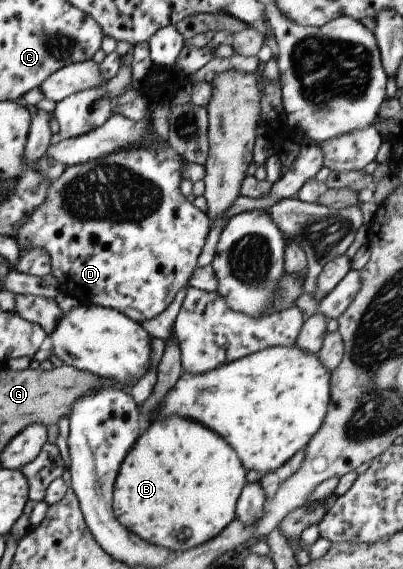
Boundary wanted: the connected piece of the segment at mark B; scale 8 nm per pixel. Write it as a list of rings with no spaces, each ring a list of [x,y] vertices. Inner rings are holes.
[[[177,415],[161,417],[144,425],[121,462],[112,488],[112,509],[119,524],[141,540],[174,553],[189,550],[217,536],[236,518],[236,500],[246,483],[246,471],[236,452],[211,429]]]

